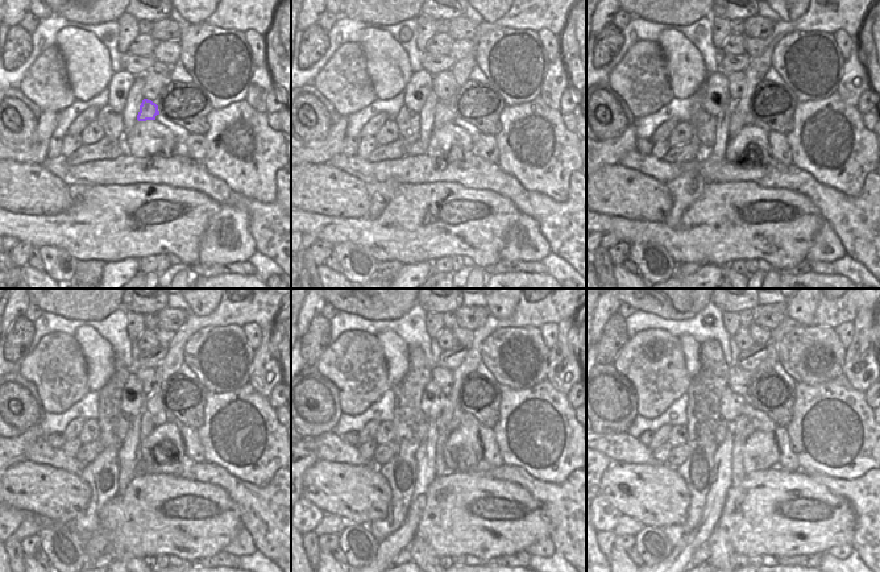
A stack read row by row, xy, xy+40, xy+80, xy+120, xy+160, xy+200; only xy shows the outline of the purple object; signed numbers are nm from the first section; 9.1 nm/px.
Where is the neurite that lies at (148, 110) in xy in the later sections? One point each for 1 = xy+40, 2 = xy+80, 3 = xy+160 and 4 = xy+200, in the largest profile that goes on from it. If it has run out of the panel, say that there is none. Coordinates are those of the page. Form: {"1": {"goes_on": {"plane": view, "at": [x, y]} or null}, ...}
{"1": {"goes_on": {"plane": "xy+40", "at": [443, 115]}}, "2": {"goes_on": {"plane": "xy+80", "at": [737, 121]}}, "3": {"goes_on": {"plane": "xy+160", "at": [443, 432]}}, "4": {"goes_on": {"plane": "xy+200", "at": [738, 442]}}}

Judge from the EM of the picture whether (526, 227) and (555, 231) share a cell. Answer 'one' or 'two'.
two

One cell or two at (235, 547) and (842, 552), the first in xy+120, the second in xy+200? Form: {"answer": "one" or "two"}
{"answer": "one"}

